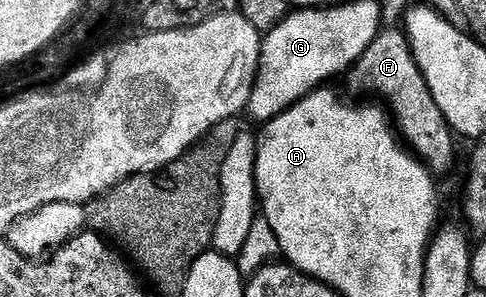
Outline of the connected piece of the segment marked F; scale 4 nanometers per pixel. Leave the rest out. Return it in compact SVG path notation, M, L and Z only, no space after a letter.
M390 26L379 31L372 46L368 46L368 50L350 69L348 79L352 87L362 92L379 92L386 99L385 107L399 137L431 172L441 174L453 166L455 133L440 106L436 106L436 98L432 98L432 90L428 90L428 82L401 27Z

